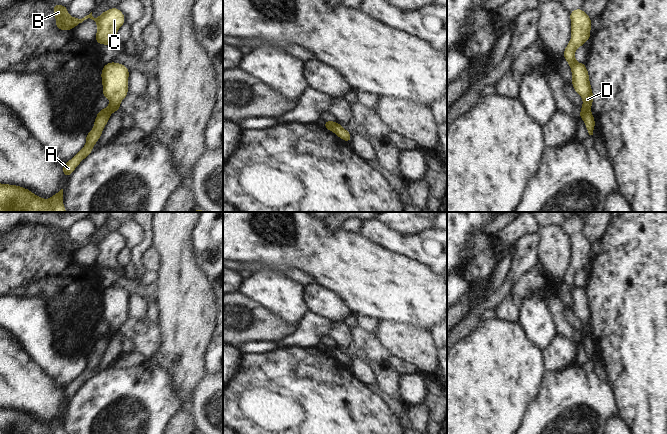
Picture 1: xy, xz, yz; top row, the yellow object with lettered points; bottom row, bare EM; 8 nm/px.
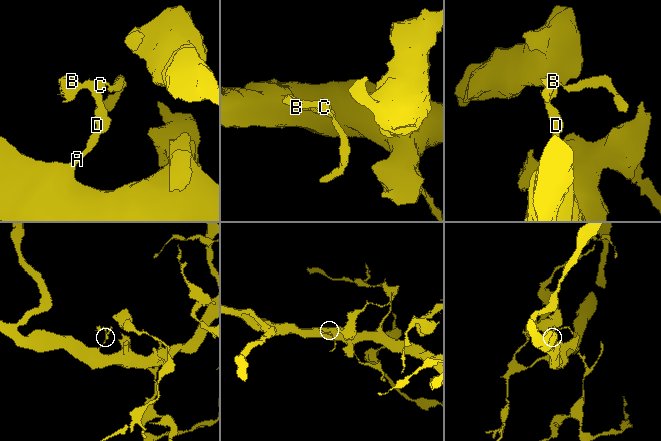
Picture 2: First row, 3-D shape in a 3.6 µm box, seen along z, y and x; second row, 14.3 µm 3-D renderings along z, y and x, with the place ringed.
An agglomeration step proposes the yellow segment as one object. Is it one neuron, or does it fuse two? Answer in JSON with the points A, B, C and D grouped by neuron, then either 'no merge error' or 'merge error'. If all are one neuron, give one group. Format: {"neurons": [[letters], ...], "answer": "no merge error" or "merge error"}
{"neurons": [["A"], ["B", "C", "D"]], "answer": "merge error"}

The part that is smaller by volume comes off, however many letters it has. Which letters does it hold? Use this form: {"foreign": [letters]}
{"foreign": ["B", "C", "D"]}

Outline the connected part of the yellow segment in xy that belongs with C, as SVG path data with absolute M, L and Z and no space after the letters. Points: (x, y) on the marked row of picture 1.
M56 4L52 8L58 30L69 31L88 18L94 20L97 24L95 41L103 45L114 45L117 43L116 33L125 23L124 14L117 7L104 11L98 18L94 18L91 12L82 19L70 16L67 12L67 6Z

